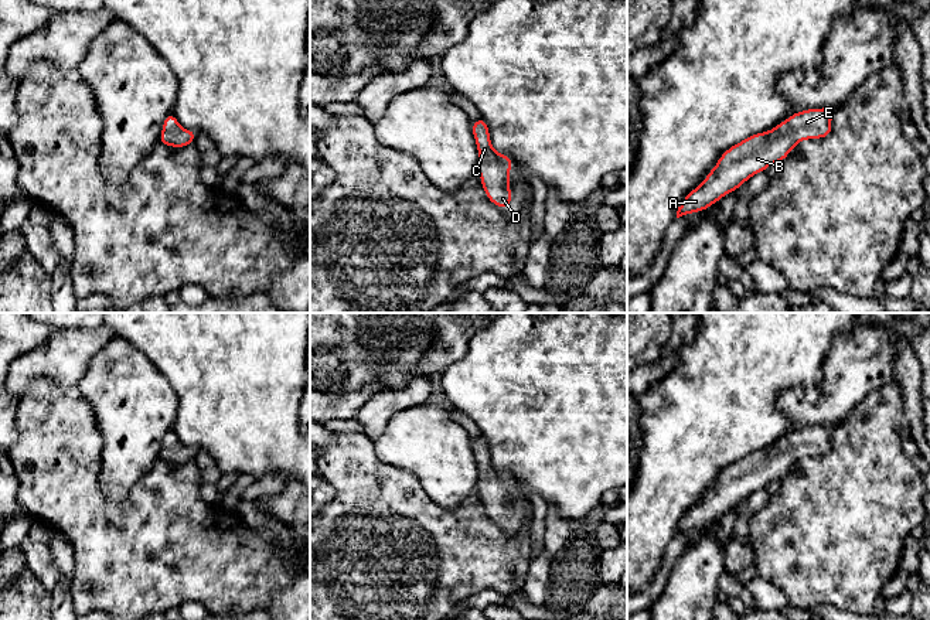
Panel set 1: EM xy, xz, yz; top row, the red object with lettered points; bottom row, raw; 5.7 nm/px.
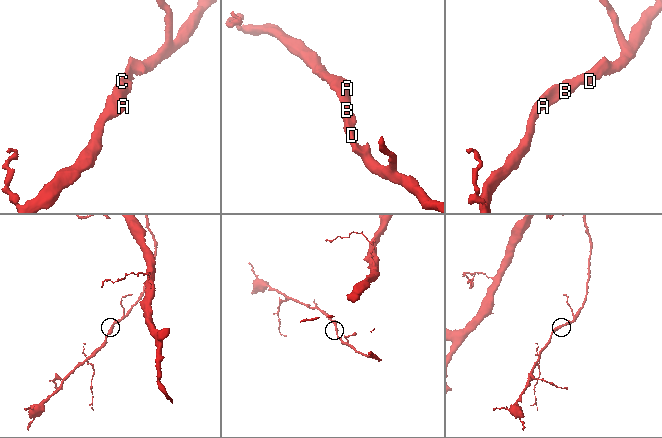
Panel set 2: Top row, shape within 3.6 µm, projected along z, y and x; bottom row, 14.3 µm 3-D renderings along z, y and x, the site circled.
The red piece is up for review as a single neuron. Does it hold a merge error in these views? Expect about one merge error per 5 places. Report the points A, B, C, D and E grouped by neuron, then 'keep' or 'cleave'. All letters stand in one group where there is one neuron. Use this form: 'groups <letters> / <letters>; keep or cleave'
groups A B C D E; keep

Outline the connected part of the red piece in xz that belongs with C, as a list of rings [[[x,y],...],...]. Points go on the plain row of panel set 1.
[[[484,436],[473,439],[471,447],[478,467],[480,497],[487,515],[500,525],[511,522],[510,486],[512,477],[507,471],[497,470],[490,459],[488,442]]]

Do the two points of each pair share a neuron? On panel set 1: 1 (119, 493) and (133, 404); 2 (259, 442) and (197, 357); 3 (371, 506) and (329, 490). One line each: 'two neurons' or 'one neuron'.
1: one neuron
2: one neuron
3: two neurons

